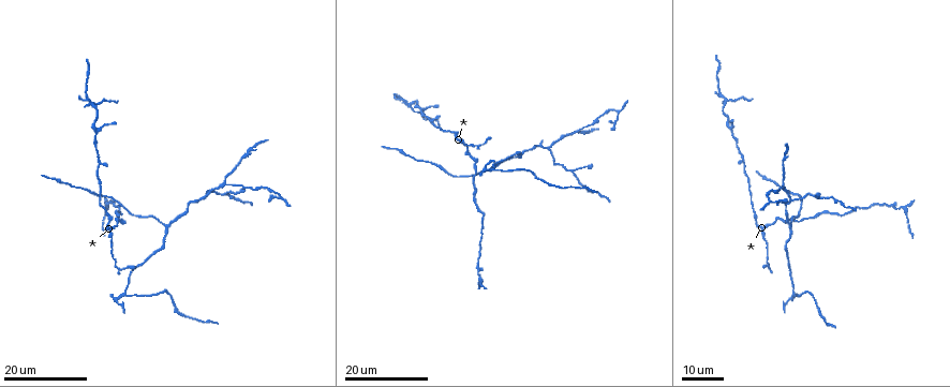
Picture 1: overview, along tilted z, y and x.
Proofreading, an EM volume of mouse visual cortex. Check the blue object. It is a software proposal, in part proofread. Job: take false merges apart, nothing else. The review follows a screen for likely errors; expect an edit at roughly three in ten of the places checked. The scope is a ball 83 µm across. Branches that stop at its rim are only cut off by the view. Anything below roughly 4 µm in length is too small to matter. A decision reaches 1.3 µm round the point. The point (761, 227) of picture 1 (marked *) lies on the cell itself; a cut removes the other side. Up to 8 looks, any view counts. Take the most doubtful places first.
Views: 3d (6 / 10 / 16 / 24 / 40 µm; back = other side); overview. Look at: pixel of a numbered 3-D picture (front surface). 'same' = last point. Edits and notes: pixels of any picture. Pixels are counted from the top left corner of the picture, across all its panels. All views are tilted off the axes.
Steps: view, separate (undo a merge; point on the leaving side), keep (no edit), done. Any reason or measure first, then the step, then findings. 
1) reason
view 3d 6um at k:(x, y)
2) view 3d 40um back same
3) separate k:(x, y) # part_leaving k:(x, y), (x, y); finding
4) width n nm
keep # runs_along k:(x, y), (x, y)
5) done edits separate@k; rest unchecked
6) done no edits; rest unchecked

view 3d 24um at 1:(409, 108)

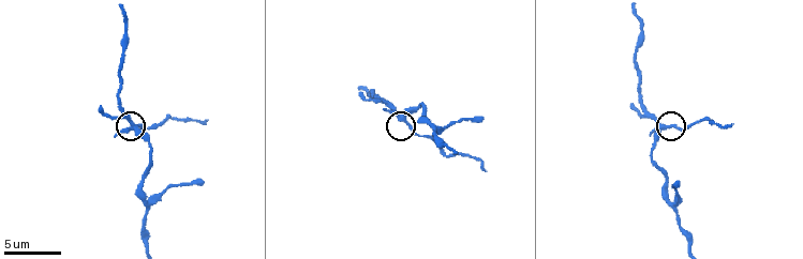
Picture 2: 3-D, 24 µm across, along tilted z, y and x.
closer look
view 3d 10um at 2:(406, 120)

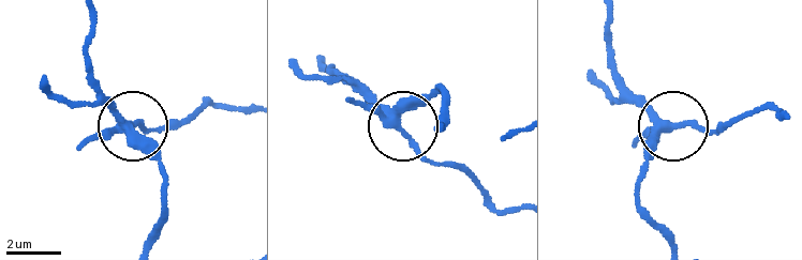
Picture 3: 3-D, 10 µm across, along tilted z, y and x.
arms 4
separate 3:(417, 150) # a second cell is stuck on

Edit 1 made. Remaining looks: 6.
view overview

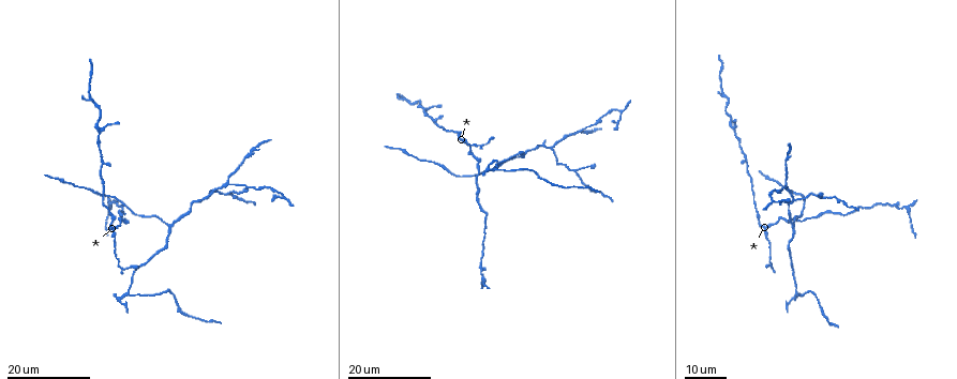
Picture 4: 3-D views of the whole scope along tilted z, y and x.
three-way junction
view 3d 16um at 4:(733, 127)

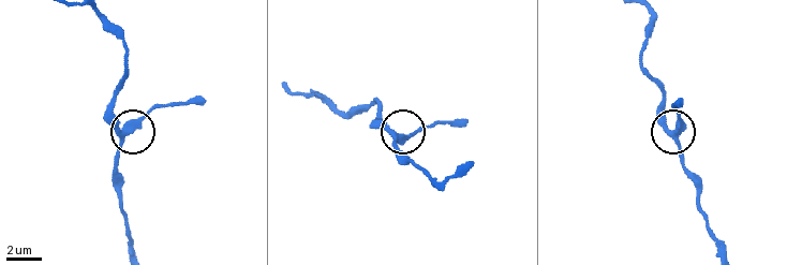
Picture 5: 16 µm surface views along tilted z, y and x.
zoom in
view 3d 10um at 5:(391, 134)

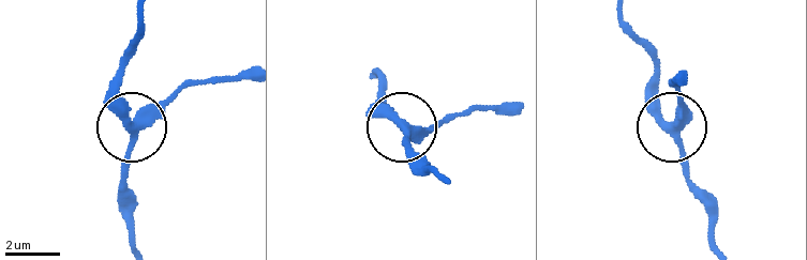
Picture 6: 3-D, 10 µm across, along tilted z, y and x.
keep # runs_along 6:(131, 243), (132, 134), (185, 81); all the same cell

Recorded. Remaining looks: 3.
two arms in line, one across
view 3d 24um at 4:(100, 166)

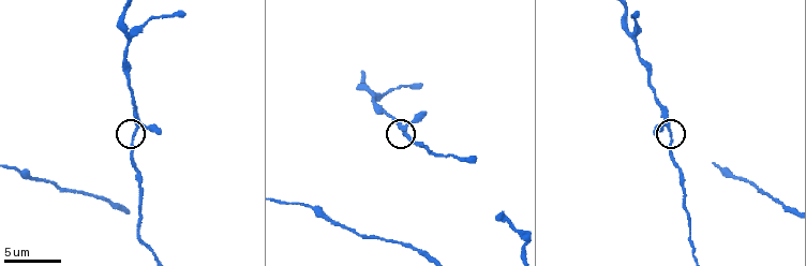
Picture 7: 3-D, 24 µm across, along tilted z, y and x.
view 3d 6um at 7:(669, 128)

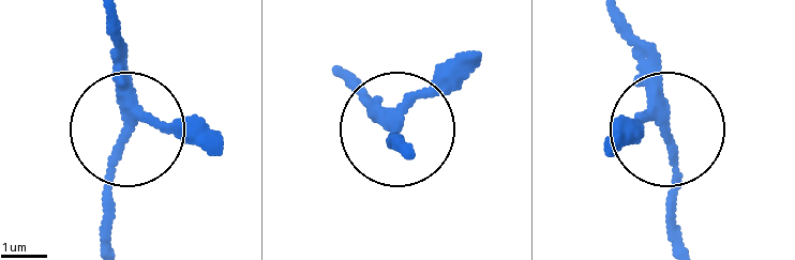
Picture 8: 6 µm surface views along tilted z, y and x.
keep # runs_along 8:(684, 241), (663, 70), (631, 27); one cell here

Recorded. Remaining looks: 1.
done edits separate@3; rest unchecked

